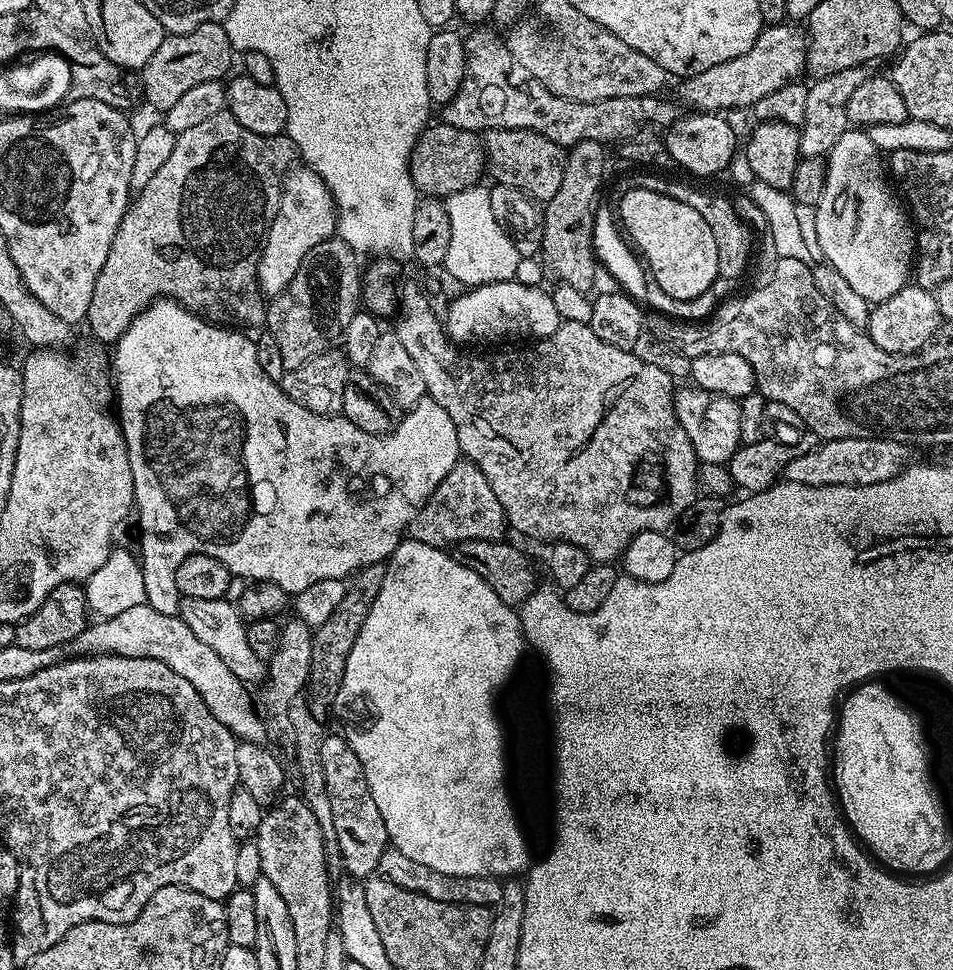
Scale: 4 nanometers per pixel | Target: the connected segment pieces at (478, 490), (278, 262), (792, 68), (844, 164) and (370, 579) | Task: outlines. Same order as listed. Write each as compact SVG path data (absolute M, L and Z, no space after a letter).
M458 460L446 478L437 481L434 487L430 498L417 509L415 518L408 524L409 539L447 549L468 539L494 540L503 535L501 532L506 528L506 517L501 503L497 501L486 476L471 460Z
M293 167L283 177L278 210L262 241L260 261L256 267L256 283L259 284L261 293L268 298L287 290L290 278L298 274L298 266L304 255L314 250L314 246L333 239L336 231L336 203L332 200L326 182L322 182L314 169L299 167Z
M785 22L765 27L746 54L730 58L730 62L718 62L718 66L710 66L710 70L702 70L702 74L683 77L676 88L679 103L689 104L692 110L714 113L728 110L724 108L748 110L758 98L766 98L766 94L774 94L774 90L795 81L799 77L796 75L803 73L808 63L808 41L801 29L799 32L790 24Z
M857 128L844 131L827 154L826 161L825 186L821 200L815 206L818 246L821 247L824 260L832 264L834 270L846 278L846 282L850 282L859 296L869 304L885 301L909 283L915 257L915 225L901 201L898 198L896 200L895 191L886 177L883 155L870 141L867 131Z
M383 563L371 564L355 573L346 587L346 592L340 605L334 609L328 620L318 626L312 635L311 666L306 685L306 708L309 717L321 722L327 721L336 703L338 690L341 689L342 678L346 670L346 658L350 649L357 641L358 631L362 628L370 606L378 596L382 580L385 577L386 566Z

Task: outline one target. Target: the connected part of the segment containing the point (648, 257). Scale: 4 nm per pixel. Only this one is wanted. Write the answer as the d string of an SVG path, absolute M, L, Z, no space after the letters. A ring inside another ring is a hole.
M632 188L619 198L619 223L627 239L634 245L635 251L642 257L651 279L656 280L658 286L662 286L662 290L670 294L670 298L698 298L698 294L702 294L702 290L706 290L718 277L718 245L714 242L710 226L706 226L706 218L702 218L698 210L686 206L686 202L678 202L678 198L670 198L664 192Z

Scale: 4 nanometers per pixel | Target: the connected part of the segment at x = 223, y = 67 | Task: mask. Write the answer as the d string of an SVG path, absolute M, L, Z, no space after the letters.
M220 22L203 24L186 34L165 35L162 46L154 50L154 58L150 58L150 62L146 62L142 69L144 96L154 107L167 110L193 86L202 86L202 82L211 80L223 81L229 75L228 67L232 64L232 56L234 57L232 43Z

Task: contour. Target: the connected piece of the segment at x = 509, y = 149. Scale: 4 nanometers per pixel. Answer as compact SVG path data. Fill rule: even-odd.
M491 128L489 132L483 133L482 143L486 168L490 176L492 172L492 180L495 183L514 187L537 202L547 202L550 198L554 198L554 194L558 194L558 186L562 186L562 174L566 163L565 149L559 144L550 142L550 138L542 134L521 128Z

